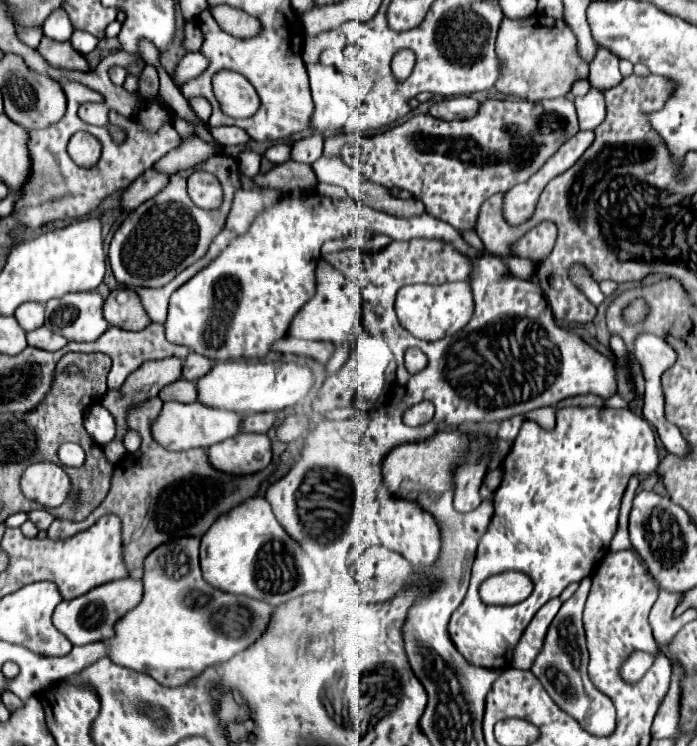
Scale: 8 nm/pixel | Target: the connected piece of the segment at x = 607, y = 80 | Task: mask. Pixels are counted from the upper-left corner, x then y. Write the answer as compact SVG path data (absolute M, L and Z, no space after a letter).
M597 46L596 56L589 67L589 81L598 88L614 88L622 80L619 69L620 59L605 48Z

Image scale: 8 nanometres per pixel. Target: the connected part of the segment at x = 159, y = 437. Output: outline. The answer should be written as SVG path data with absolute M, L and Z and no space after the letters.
M164 402L158 420L152 426L152 436L156 442L168 450L190 450L190 448L210 448L226 438L232 438L240 432L242 416L228 410L218 410L204 406L200 402L182 404L182 402Z

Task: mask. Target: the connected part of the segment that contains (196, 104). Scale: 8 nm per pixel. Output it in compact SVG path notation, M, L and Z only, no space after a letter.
M202 96L190 98L190 106L192 106L192 110L198 114L198 118L202 118L204 122L208 122L208 118L210 118L210 114L212 114L212 106L210 106L210 102L208 102L206 98L202 98Z

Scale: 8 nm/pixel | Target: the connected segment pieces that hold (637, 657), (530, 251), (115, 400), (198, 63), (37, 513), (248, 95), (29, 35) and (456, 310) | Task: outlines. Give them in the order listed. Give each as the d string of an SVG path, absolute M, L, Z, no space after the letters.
M632 652L628 662L622 666L622 678L626 682L638 682L652 666L652 656L644 652Z
M542 222L530 232L526 232L516 244L512 244L510 252L520 258L528 258L534 264L540 264L540 260L546 260L552 254L552 248L556 244L556 226L552 222Z
M162 358L162 360L144 362L136 372L132 372L132 374L128 376L126 384L122 386L122 390L118 390L118 392L108 390L108 392L104 394L104 398L102 398L100 404L102 404L106 410L110 410L112 416L116 418L116 438L114 438L110 444L104 446L104 454L106 454L106 458L108 458L110 462L116 464L116 462L126 454L126 448L124 448L124 442L122 442L122 440L124 440L124 434L128 432L128 424L126 424L126 414L128 414L128 410L140 406L142 402L146 402L146 400L150 400L150 398L154 398L154 396L158 396L160 388L164 388L164 386L168 386L170 382L176 382L178 378L182 378L182 364L184 364L184 360L180 360L180 358Z
M190 52L190 54L186 54L180 60L178 68L176 68L176 84L188 82L190 78L202 74L206 68L208 68L208 58L202 52Z
M32 510L28 514L28 518L38 526L38 530L48 530L48 526L52 524L54 516L48 512L48 510Z
M218 72L214 78L214 92L224 114L232 118L250 118L260 108L260 100L254 86L236 72Z
M16 28L16 32L18 32L18 38L24 44L28 44L30 48L38 48L38 44L42 40L42 30L40 28L28 28L28 30L18 30Z
M452 282L442 286L412 284L404 286L396 296L396 316L400 324L420 340L440 340L444 336L456 334L472 318L472 292L468 282Z

